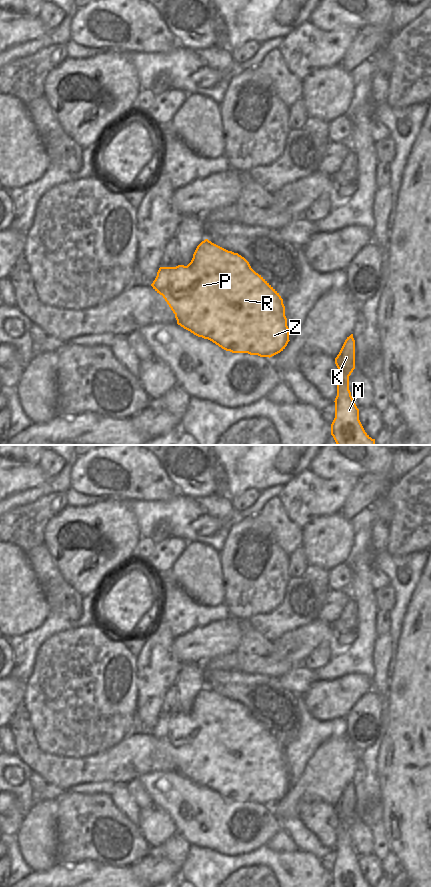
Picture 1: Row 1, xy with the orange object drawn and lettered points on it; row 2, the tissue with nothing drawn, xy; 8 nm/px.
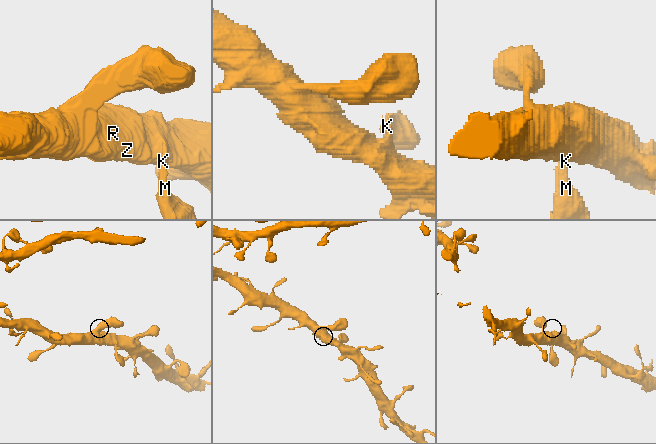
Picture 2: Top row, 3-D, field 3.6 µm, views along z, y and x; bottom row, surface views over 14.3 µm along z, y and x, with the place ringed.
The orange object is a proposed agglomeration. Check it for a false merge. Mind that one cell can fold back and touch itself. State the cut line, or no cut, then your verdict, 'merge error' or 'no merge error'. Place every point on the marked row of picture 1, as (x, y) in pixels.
cut none; no merge error

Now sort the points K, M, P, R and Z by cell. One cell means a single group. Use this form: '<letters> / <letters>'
K M P R Z

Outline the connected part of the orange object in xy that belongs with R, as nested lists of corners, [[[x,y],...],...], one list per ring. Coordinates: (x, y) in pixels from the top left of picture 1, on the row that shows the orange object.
[[[208,239],[197,246],[187,266],[160,267],[151,286],[163,296],[175,314],[178,325],[226,351],[270,358],[283,351],[290,341],[285,306],[279,293],[251,268],[244,257]]]

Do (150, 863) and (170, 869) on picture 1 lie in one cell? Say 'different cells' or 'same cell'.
same cell

